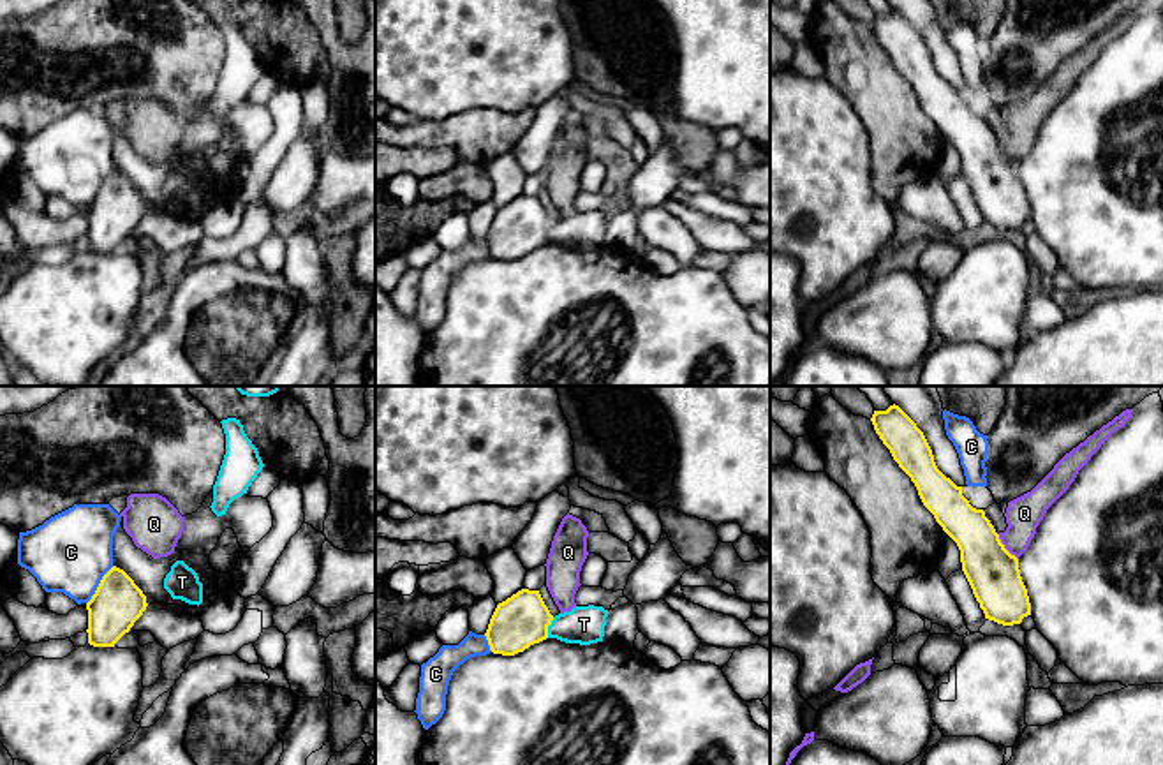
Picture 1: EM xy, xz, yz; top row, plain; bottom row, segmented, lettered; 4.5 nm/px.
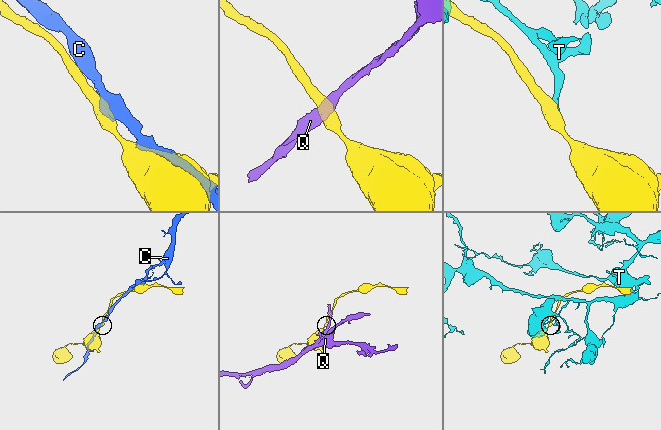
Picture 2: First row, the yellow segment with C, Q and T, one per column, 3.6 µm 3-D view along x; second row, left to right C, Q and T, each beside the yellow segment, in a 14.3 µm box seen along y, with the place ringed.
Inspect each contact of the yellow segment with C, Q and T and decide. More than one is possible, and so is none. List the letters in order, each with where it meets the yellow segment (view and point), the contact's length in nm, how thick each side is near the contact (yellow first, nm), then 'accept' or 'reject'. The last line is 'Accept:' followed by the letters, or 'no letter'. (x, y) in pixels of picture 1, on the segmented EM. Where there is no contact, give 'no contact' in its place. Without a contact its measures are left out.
C: contact xy (99, 586); length 220 nm; calibres 220 and 360 nm; reject
Q: contact yz (1003, 547); length 150 nm; calibres 240 and 160 nm; reject
T: contact xz (547, 628); length 100 nm; calibres 240 and 180 nm; accept
Accept: T

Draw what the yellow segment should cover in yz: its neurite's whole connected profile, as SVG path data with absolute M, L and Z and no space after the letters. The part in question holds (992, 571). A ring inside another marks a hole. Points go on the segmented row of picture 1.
M899 407L874 411L876 434L899 467L911 478L923 506L960 550L962 571L985 619L1003 626L1031 615L1019 559L999 539L983 509L976 509L936 465L932 449L916 423Z

